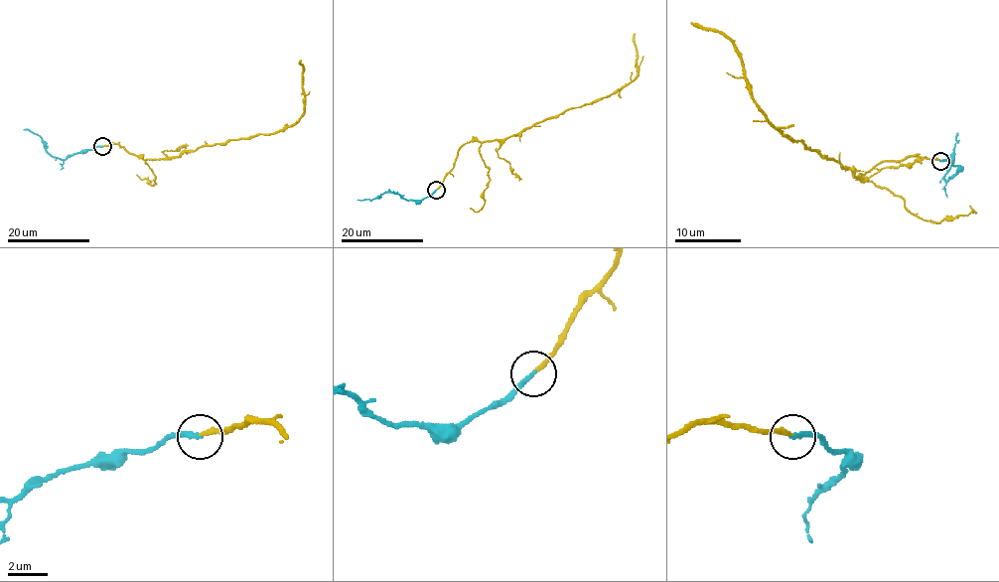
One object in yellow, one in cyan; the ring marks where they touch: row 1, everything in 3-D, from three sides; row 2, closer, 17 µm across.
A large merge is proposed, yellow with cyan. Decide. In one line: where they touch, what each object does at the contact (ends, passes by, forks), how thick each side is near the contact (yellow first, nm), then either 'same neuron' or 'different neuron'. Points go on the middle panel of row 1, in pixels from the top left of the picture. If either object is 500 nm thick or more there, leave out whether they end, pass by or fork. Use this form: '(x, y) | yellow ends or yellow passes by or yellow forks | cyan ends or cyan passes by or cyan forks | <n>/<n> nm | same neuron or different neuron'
(436, 190) | yellow ends | cyan ends | 220/240 nm | same neuron

